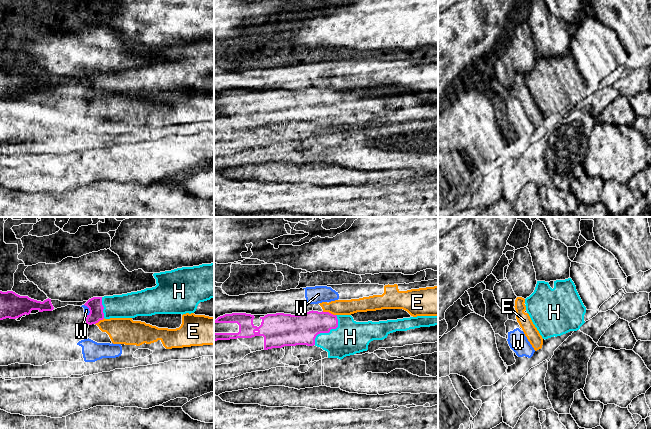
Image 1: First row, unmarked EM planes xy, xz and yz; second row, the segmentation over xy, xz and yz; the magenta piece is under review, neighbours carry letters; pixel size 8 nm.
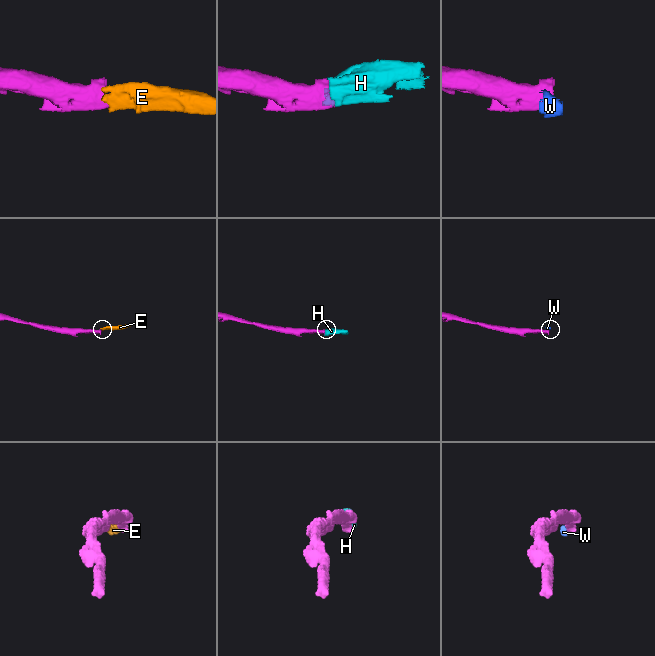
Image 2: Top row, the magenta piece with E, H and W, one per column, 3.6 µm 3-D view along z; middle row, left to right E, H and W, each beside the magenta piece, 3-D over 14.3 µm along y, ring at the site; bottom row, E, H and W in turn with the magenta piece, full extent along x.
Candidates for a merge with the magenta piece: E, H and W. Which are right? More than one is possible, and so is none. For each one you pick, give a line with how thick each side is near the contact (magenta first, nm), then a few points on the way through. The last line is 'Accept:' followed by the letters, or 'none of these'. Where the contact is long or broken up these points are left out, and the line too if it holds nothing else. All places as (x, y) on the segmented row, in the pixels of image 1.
H: calibres 240 and 280 nm
Accept: H

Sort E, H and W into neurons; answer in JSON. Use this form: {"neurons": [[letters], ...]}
{"neurons": [["E", "W"], ["H"]]}

